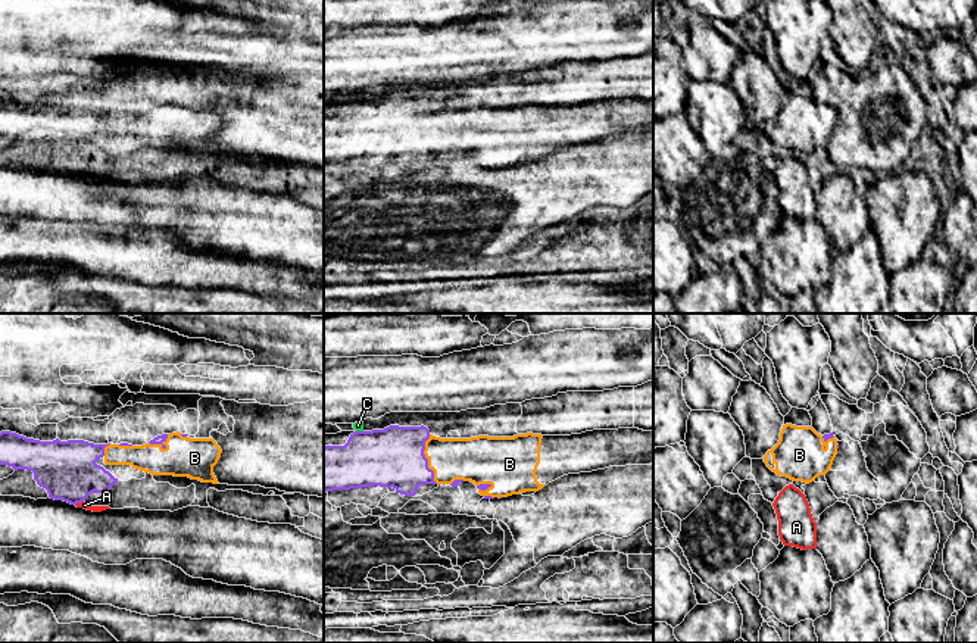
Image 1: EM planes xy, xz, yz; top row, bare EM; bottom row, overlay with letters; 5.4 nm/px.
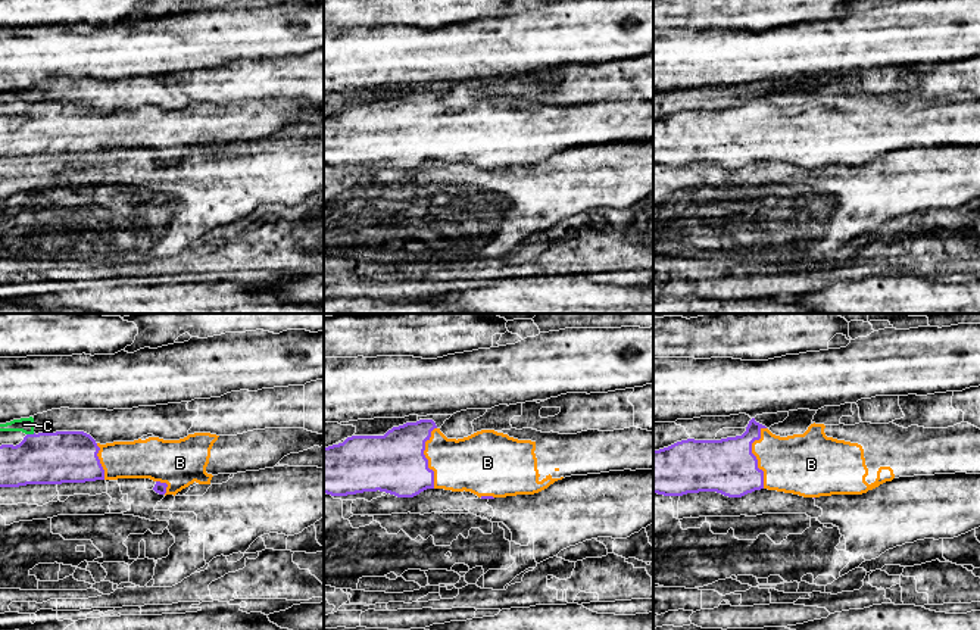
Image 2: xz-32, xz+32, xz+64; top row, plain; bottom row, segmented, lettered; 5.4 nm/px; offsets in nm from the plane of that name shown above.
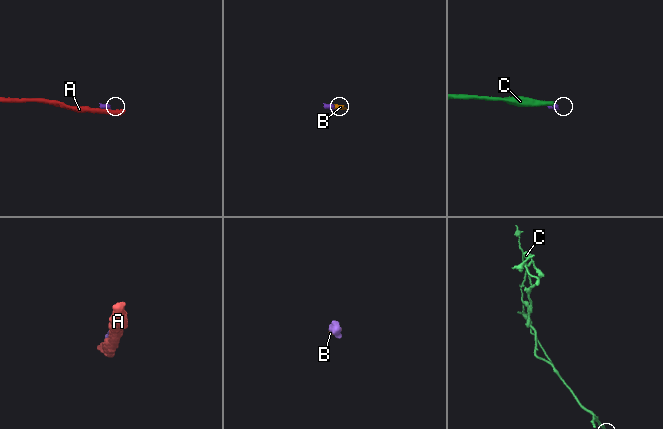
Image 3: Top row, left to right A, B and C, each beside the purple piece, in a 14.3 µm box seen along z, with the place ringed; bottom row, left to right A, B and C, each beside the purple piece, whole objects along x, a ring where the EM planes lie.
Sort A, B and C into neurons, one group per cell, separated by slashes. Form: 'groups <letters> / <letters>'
groups A / B / C

